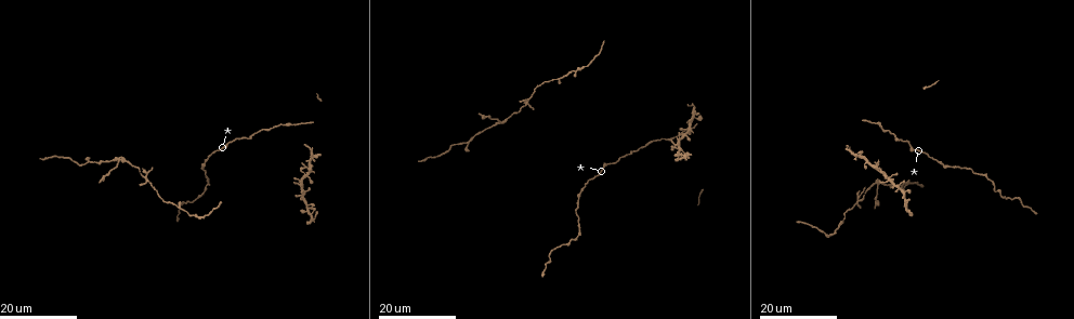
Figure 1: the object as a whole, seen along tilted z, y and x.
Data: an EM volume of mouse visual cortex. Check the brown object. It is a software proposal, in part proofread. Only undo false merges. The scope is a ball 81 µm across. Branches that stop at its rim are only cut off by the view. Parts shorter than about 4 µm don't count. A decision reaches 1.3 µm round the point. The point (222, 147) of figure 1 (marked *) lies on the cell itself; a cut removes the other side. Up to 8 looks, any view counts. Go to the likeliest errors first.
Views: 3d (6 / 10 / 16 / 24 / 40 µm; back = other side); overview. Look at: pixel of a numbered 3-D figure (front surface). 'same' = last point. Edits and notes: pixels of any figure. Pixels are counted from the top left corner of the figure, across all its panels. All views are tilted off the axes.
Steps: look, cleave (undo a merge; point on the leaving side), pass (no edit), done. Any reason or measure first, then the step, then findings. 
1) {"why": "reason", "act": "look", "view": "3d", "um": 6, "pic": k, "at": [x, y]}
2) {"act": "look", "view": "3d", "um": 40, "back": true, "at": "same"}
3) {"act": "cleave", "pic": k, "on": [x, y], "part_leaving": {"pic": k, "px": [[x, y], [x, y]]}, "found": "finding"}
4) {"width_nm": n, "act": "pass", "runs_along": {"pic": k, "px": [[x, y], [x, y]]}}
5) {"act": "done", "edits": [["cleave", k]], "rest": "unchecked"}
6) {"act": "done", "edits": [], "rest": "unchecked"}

{"act": "look", "view": "3d", "um": 16, "pic": 1, "at": [857, 202]}

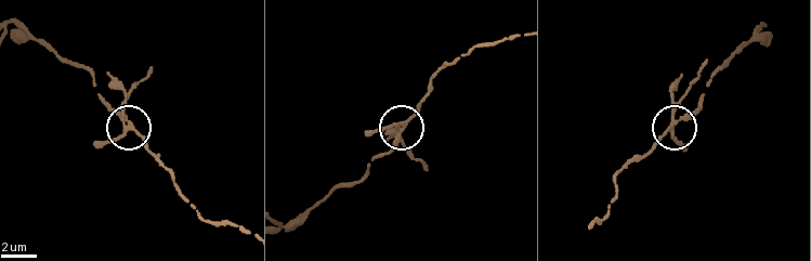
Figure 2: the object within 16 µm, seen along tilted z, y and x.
{"why": "zoom in", "act": "look", "view": "3d", "um": 10, "pic": 2, "at": [678, 121]}

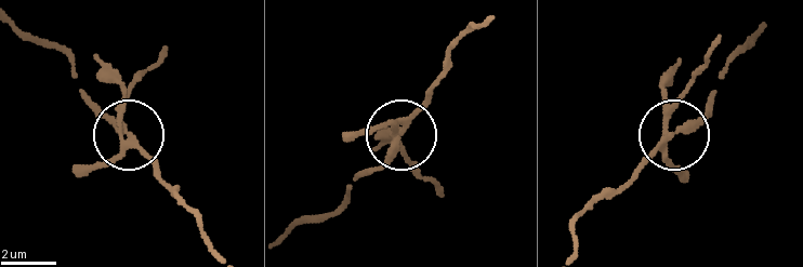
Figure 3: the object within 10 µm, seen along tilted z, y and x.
{"act": "cleave", "pic": 3, "on": [118, 105], "part_leaving": {"pic": 3, "px": [[119, 137], [119, 106], [130, 81], [163, 47]]}, "found": "a second cell is stuck on"}

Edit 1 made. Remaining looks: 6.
{"why": "two arms in line, one across", "act": "look", "view": "3d", "um": 16, "pic": 1, "at": [120, 161]}

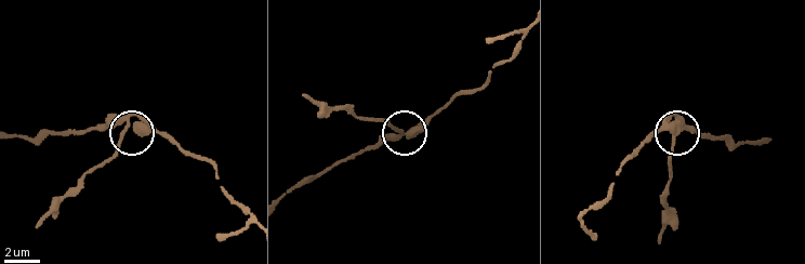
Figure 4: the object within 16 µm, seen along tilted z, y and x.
{"act": "look", "view": "3d", "um": 10, "pic": 4, "at": [399, 129]}

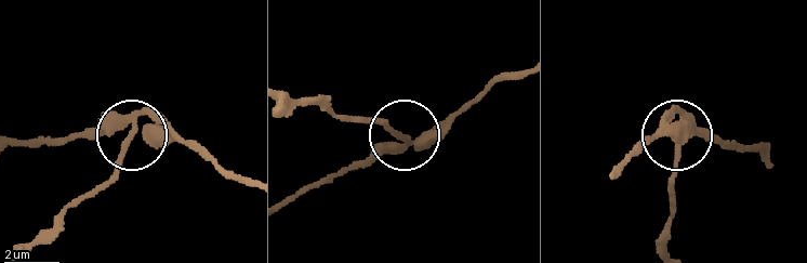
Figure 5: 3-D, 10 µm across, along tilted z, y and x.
{"act": "look", "view": "3d", "um": 6, "pic": 5, "at": [401, 138]}

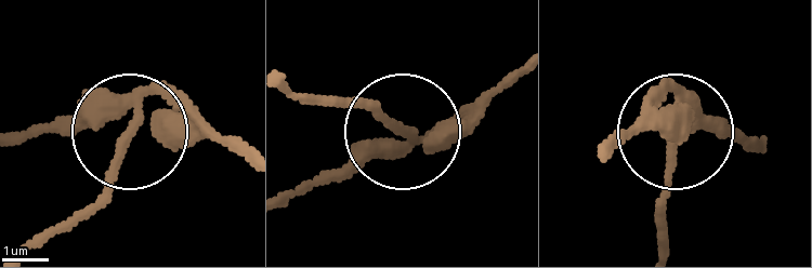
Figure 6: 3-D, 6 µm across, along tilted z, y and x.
{"arms": 3, "act": "cleave", "pic": 6, "on": [117, 156], "part_leaving": {"pic": 6, "px": [[144, 107], [107, 182], [37, 250]]}, "found": "two cells meet here"}

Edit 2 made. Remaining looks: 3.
{"why": "side arm on a straight run", "act": "look", "view": "3d", "um": 16, "pic": 1, "at": [900, 138]}

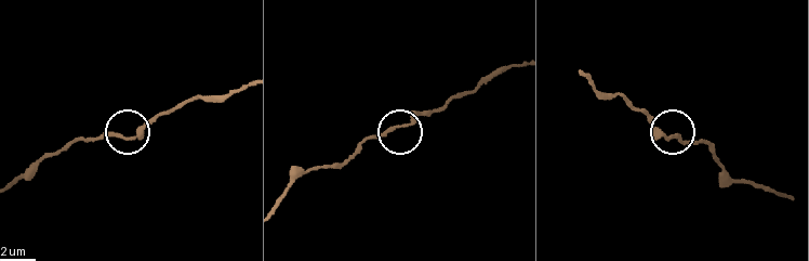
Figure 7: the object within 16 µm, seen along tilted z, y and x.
{"why": "closer look", "act": "look", "view": "3d", "um": 6, "pic": 7, "at": [130, 136]}

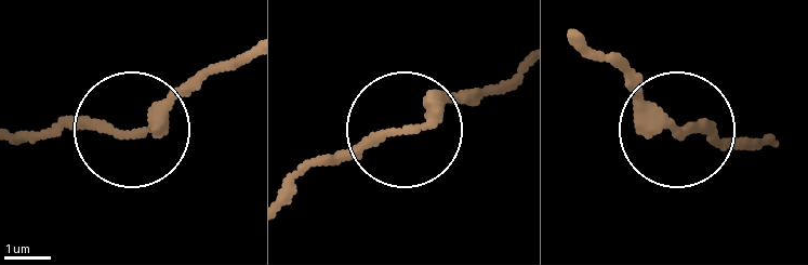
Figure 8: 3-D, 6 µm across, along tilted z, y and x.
{"arms": 3, "act": "pass", "runs_along": {"pic": 8, "px": [[287, 188], [485, 94]]}, "found": "continuous, no second cell"}

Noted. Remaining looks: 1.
{"act": "done", "edits": [["cleave", 3], ["cleave", 6]], "rest": "unchecked"}

